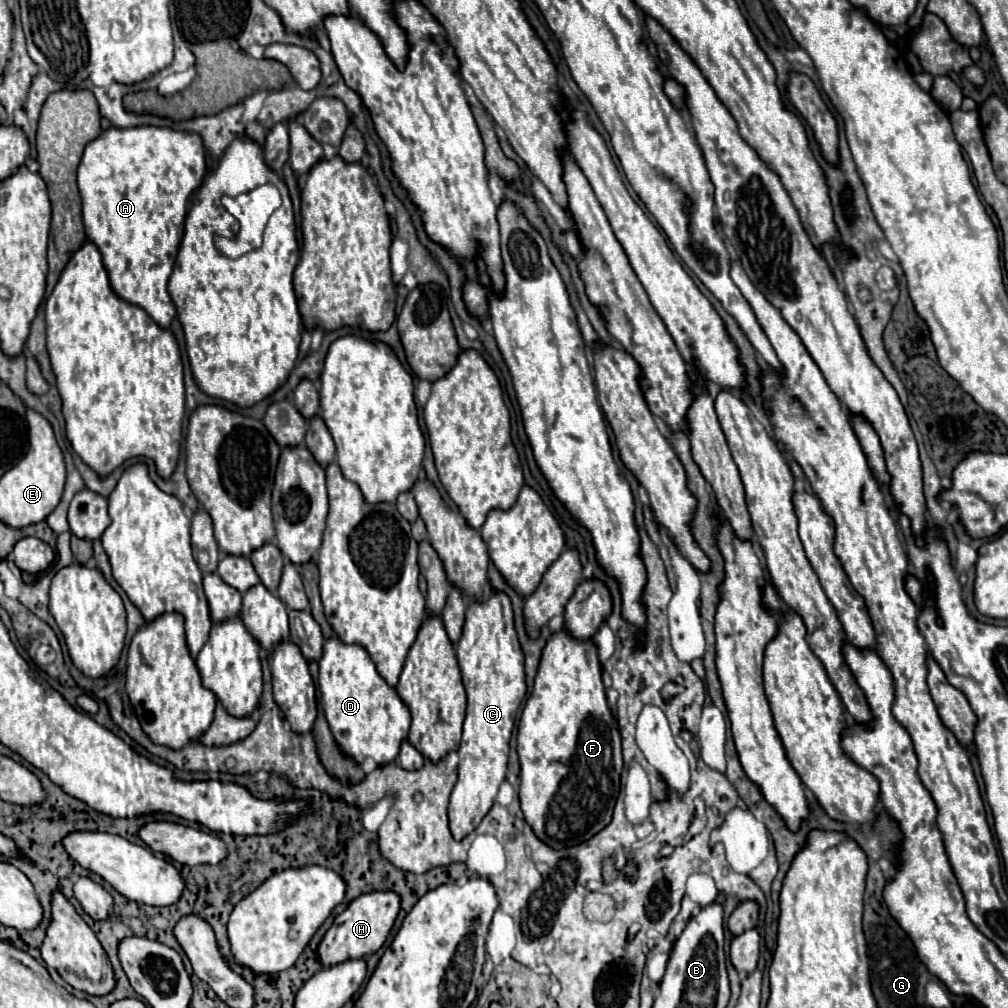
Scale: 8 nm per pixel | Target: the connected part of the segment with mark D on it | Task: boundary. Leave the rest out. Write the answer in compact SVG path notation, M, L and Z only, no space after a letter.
M338 635L326 639L320 657L318 687L330 731L344 753L354 757L358 763L372 757L378 765L392 763L398 757L400 743L410 729L410 709L396 689L378 673L362 645L344 643Z

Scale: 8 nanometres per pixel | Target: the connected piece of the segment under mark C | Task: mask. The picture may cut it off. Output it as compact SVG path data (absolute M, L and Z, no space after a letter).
M492 591L486 601L468 603L462 637L456 643L456 655L468 693L468 709L458 749L458 781L450 795L448 817L452 835L462 839L478 827L482 817L494 805L498 787L506 777L508 743L516 713L526 697L524 653L514 629L512 603L504 591Z

